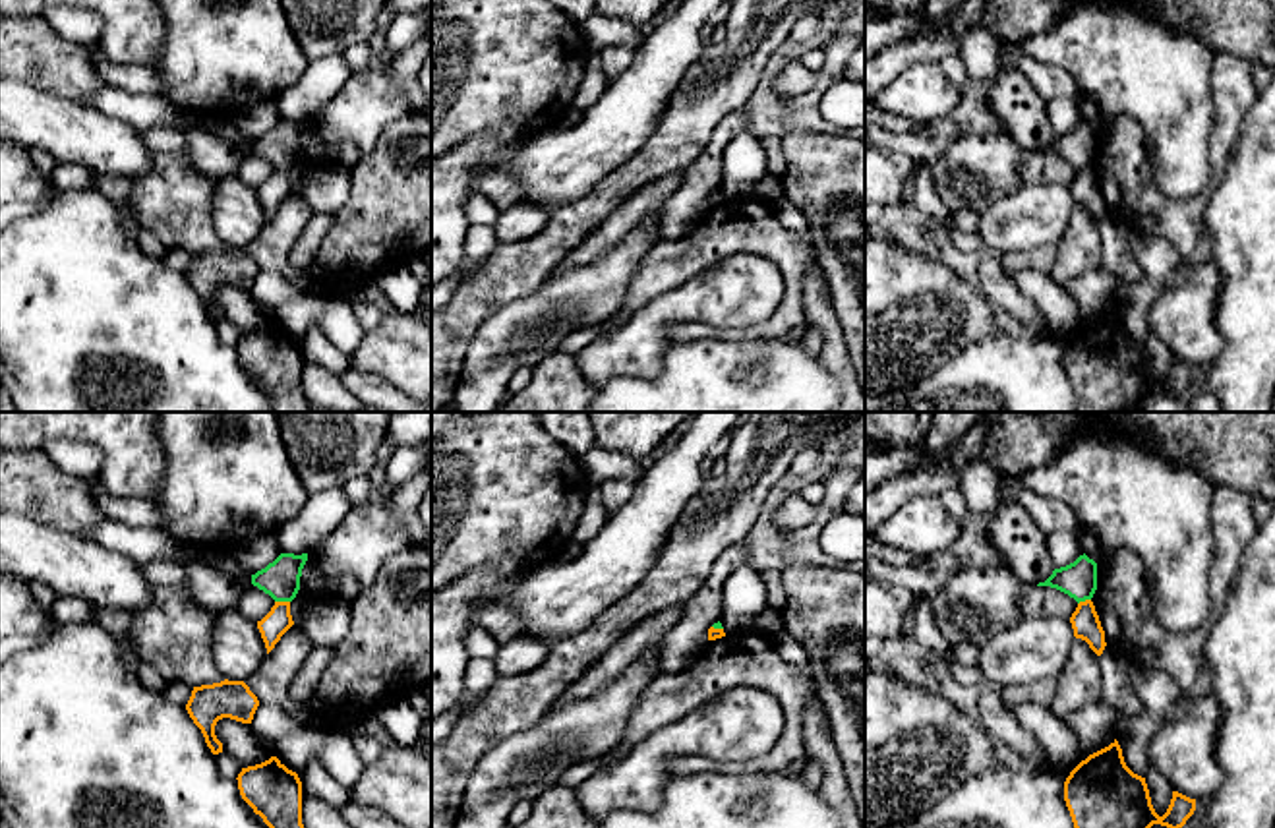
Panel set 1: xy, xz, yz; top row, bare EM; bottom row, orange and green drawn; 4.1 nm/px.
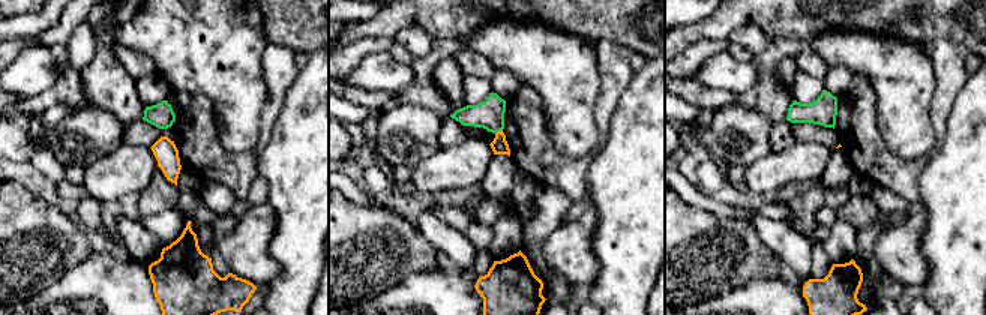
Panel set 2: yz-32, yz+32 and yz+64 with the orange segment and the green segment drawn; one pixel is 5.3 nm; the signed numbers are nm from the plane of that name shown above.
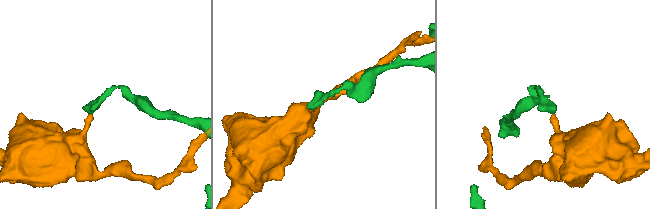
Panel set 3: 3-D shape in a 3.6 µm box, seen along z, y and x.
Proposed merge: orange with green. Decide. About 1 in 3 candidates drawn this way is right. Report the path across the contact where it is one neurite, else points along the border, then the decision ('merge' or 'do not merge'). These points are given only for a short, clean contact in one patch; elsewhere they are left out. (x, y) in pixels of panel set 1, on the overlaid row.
border along xy (275, 600), (289, 602); do not merge

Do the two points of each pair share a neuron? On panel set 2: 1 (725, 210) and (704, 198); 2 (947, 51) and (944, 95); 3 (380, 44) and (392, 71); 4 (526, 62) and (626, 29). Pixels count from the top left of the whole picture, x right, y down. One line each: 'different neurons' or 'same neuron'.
1: same neuron
2: same neuron
3: different neurons
4: different neurons

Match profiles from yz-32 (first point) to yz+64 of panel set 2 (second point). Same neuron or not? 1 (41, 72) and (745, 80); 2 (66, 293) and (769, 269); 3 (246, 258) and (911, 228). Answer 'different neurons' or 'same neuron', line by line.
1: same neuron
2: different neurons
3: same neuron

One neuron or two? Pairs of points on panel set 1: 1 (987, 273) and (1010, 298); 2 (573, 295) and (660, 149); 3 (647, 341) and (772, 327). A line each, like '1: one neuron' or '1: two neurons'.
1: one neuron
2: two neurons
3: two neurons

